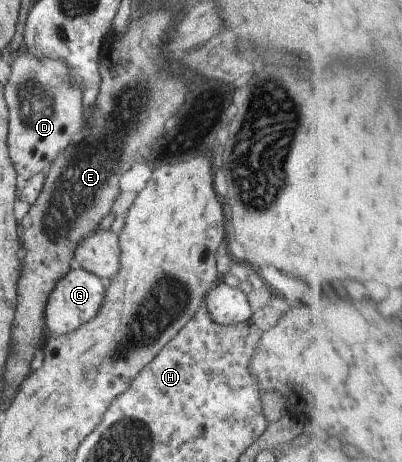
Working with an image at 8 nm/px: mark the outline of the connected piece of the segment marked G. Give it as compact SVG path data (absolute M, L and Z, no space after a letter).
M76 266L71 267L56 281L43 307L43 317L45 317L45 325L49 329L49 334L65 335L77 329L79 324L96 314L103 296L104 287L96 275Z

